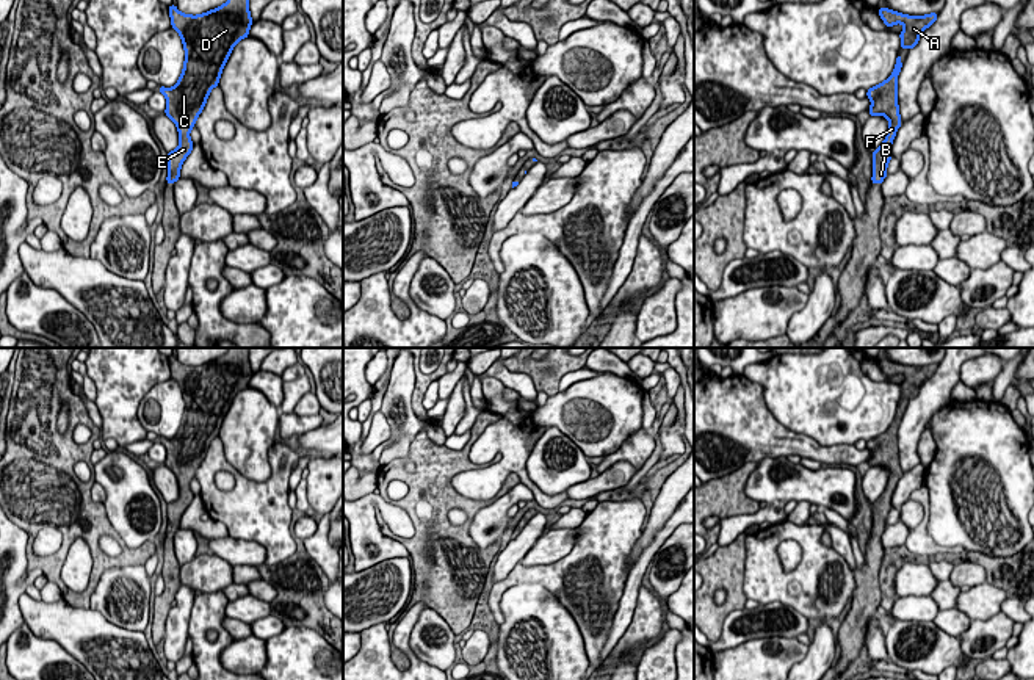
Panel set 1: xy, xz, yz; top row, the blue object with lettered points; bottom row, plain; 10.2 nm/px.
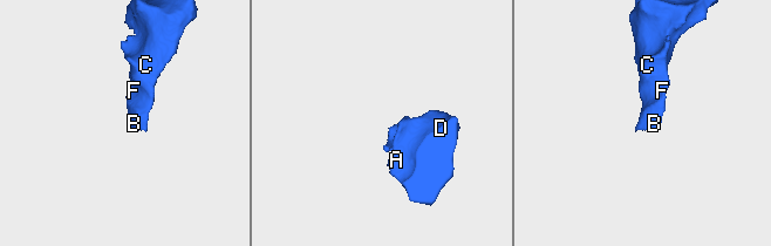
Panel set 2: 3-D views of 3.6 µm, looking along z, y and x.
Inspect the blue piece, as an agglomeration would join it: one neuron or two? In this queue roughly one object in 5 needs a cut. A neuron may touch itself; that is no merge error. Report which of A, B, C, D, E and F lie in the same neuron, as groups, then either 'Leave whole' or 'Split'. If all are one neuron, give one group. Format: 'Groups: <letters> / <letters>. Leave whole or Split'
Groups: A B C D E F. Leave whole

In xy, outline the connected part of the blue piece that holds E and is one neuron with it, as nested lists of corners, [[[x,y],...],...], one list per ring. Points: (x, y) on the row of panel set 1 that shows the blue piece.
[[[227,0],[204,14],[183,14],[169,5],[171,27],[180,34],[185,61],[172,88],[158,86],[166,97],[164,114],[174,121],[179,146],[168,152],[166,183],[180,179],[180,168],[194,144],[190,132],[202,113],[210,91],[219,85],[222,69],[238,41],[249,36],[252,17],[249,0]]]

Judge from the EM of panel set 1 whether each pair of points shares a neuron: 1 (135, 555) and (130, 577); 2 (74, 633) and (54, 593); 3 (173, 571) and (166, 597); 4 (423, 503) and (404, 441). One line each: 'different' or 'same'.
1: different
2: different
3: same
4: different

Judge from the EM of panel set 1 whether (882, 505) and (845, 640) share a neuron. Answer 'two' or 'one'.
one

